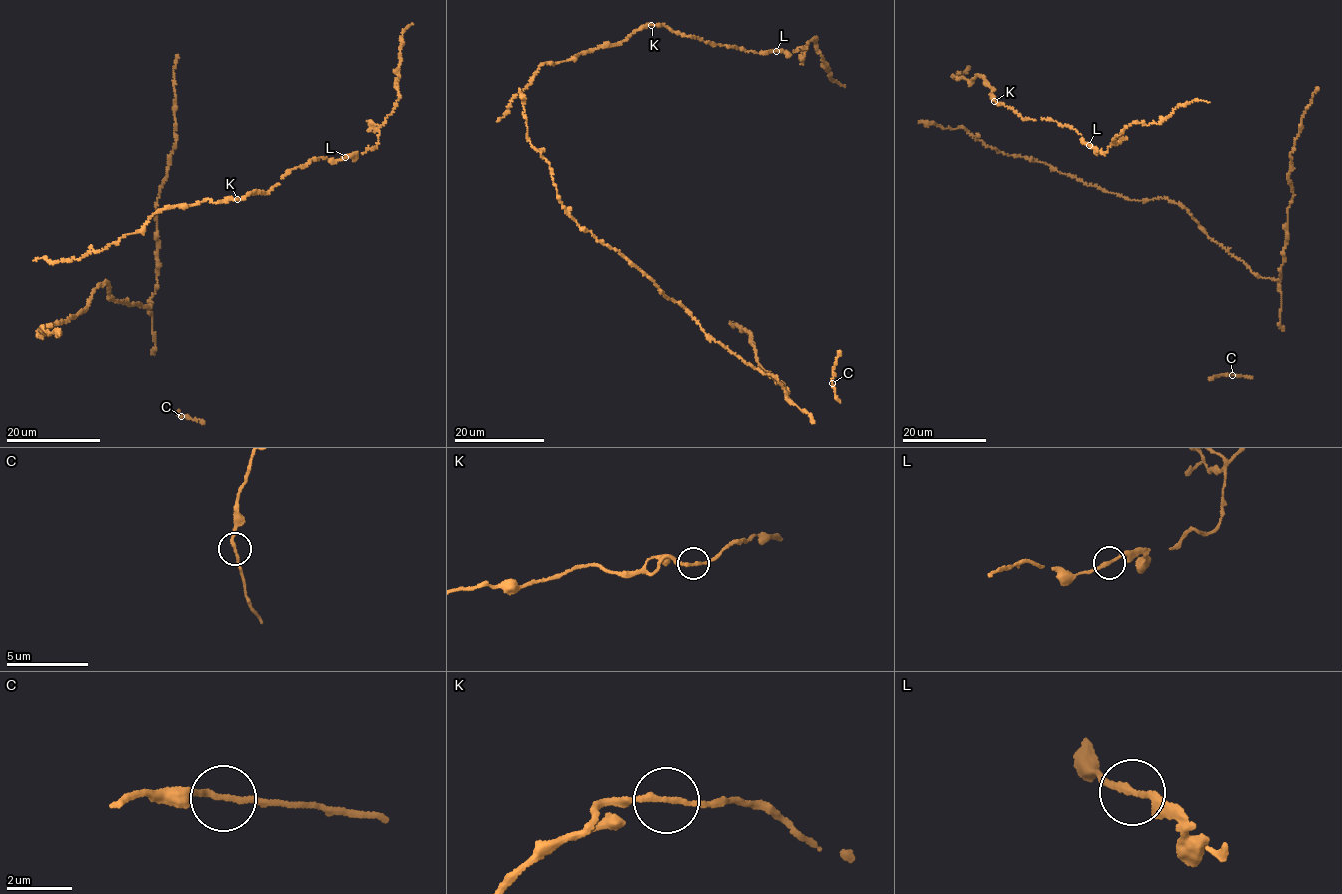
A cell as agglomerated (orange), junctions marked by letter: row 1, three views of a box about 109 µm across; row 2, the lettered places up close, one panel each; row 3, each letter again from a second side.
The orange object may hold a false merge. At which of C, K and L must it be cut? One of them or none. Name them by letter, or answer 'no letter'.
no letter

